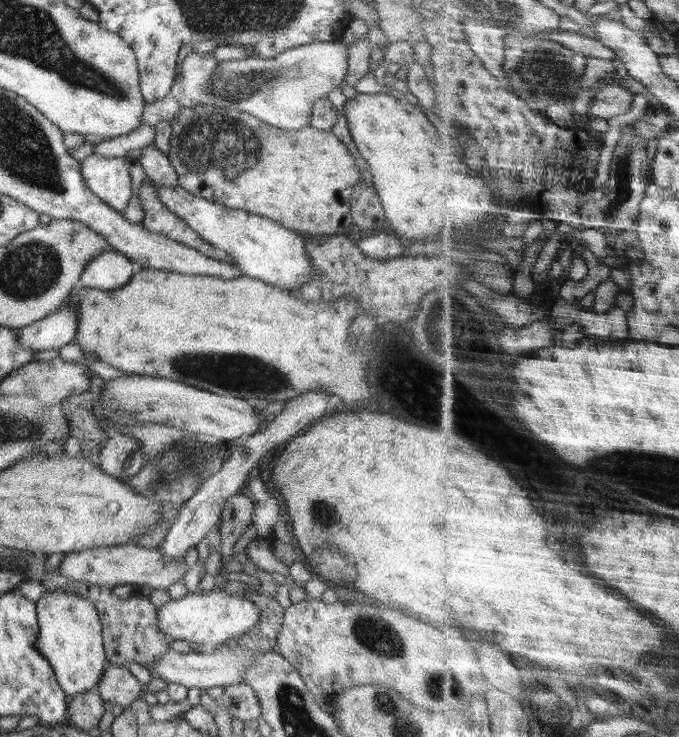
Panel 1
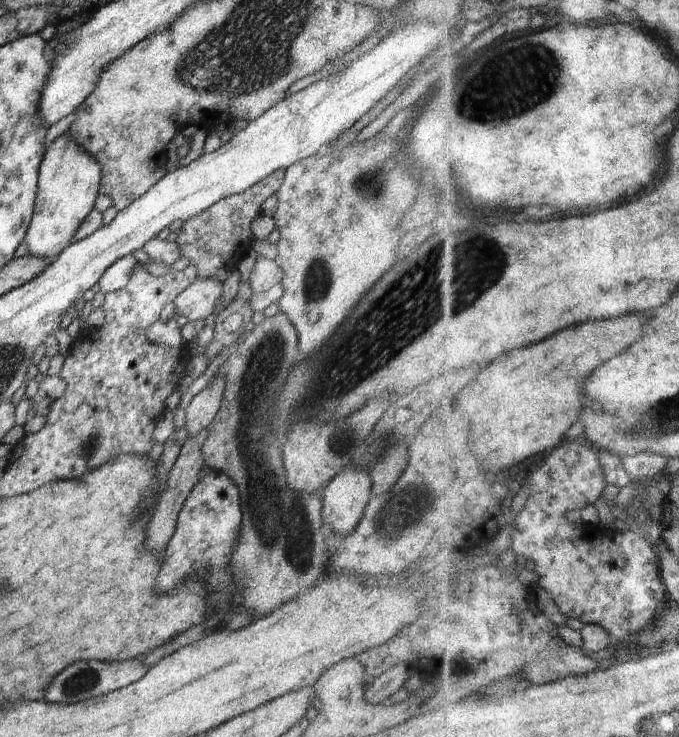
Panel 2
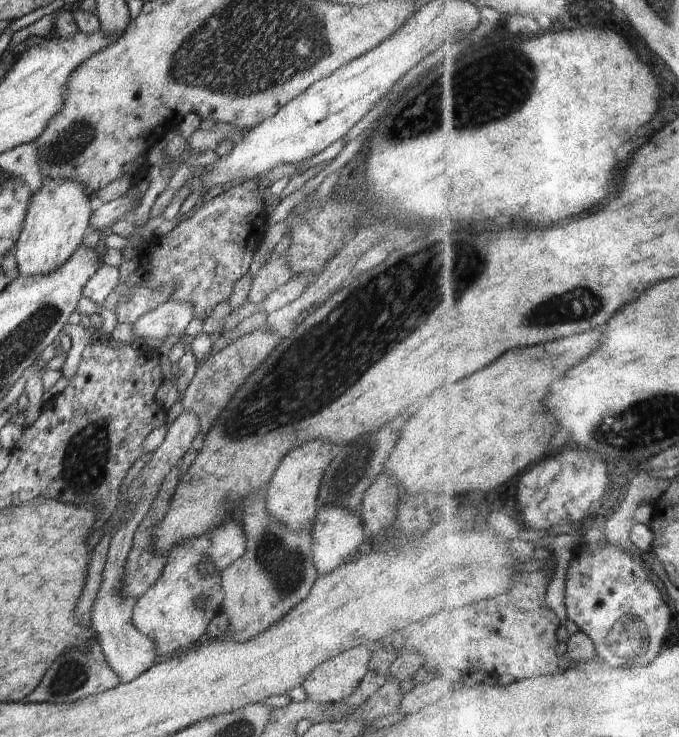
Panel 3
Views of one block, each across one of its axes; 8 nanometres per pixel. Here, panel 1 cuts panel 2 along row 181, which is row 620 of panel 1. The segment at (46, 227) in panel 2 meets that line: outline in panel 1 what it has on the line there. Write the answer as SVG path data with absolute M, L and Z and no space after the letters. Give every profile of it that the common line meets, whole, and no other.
M48 590L35 604L39 624L35 647L50 664L61 690L69 698L96 689L107 661L104 631L96 606L78 594Z

